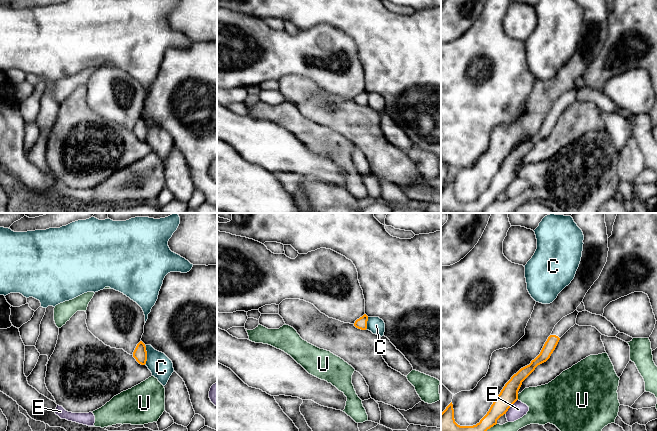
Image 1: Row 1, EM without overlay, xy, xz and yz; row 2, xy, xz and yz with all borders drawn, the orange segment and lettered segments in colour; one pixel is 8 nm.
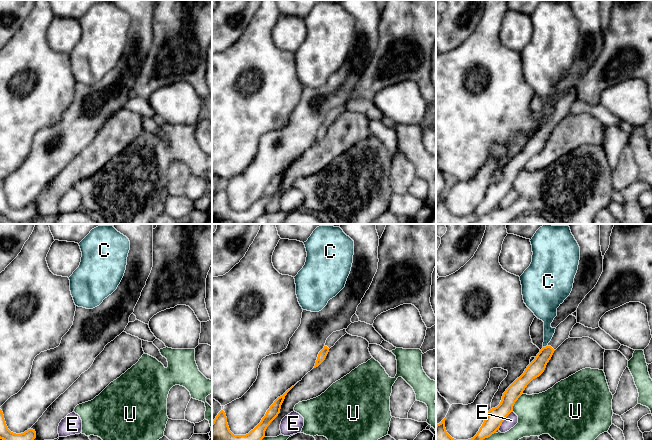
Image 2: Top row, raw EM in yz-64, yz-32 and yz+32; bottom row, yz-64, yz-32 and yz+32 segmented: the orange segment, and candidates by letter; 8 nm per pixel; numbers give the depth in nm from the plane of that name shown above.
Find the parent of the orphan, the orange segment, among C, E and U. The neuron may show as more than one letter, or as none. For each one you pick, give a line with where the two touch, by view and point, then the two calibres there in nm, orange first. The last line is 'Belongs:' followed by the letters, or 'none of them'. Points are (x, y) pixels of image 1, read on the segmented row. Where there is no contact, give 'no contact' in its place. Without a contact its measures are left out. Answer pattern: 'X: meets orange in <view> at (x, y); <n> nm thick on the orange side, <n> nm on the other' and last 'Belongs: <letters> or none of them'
Belongs: none of them

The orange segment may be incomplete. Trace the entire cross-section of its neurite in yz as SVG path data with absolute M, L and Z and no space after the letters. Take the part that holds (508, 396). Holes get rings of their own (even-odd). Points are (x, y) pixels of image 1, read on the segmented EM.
M578 311L563 317L554 327L545 342L540 354L531 363L521 368L505 384L498 397L494 400L487 414L479 423L473 426L460 426L455 422L452 402L441 413L441 431L487 431L497 424L497 420L506 414L508 409L518 400L518 391L522 382L535 370L546 362L555 350L560 338L576 324Z

